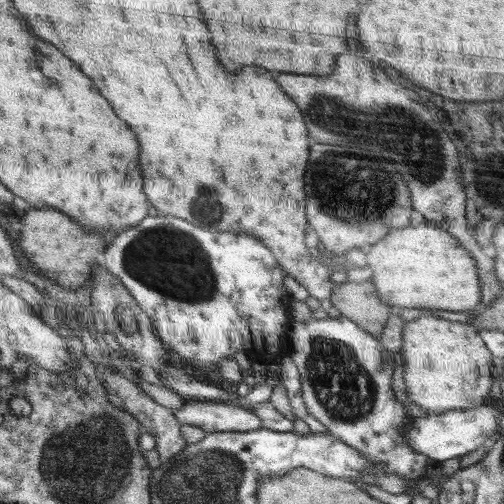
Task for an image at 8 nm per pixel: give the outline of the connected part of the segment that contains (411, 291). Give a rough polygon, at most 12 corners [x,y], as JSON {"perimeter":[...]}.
{"perimeter":[[425,222],[372,244],[394,309],[470,312],[481,286],[454,235]]}

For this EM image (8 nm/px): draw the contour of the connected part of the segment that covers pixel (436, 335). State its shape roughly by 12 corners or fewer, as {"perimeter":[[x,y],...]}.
{"perimeter":[[469,323],[402,331],[409,400],[428,415],[480,408],[493,354]]}

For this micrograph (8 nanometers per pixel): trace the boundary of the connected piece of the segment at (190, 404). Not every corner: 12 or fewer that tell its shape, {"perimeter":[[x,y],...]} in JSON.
{"perimeter":[[187,401],[173,415],[207,434],[256,430],[262,421],[231,403]]}

